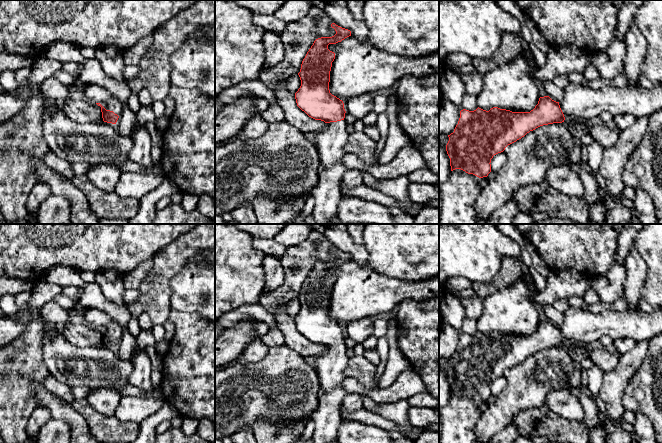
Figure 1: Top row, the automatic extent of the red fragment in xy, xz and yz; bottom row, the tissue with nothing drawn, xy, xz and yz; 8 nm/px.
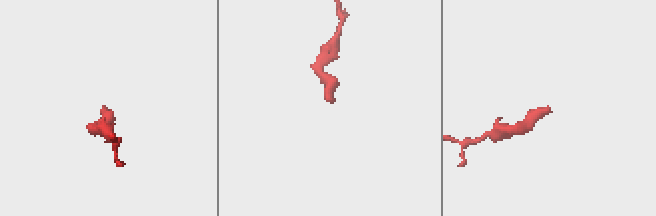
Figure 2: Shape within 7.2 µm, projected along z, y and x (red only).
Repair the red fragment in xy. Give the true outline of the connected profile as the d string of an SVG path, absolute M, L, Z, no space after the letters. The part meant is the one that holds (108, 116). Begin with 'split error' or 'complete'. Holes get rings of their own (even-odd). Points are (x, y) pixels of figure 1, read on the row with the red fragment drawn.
split error; M115 98L96 104L101 107L103 121L116 124L122 110L122 104Z

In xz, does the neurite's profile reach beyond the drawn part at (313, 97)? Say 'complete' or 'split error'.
split error

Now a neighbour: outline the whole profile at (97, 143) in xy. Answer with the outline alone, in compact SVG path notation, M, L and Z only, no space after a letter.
M54 76L44 81L43 97L49 107L43 117L43 135L56 156L71 164L106 164L121 170L133 147L130 136L121 136L116 124L81 124L70 119L62 106L69 98L67 87Z

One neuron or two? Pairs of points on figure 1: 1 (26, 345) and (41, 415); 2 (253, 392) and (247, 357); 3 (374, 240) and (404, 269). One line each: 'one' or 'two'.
1: two
2: two
3: one

